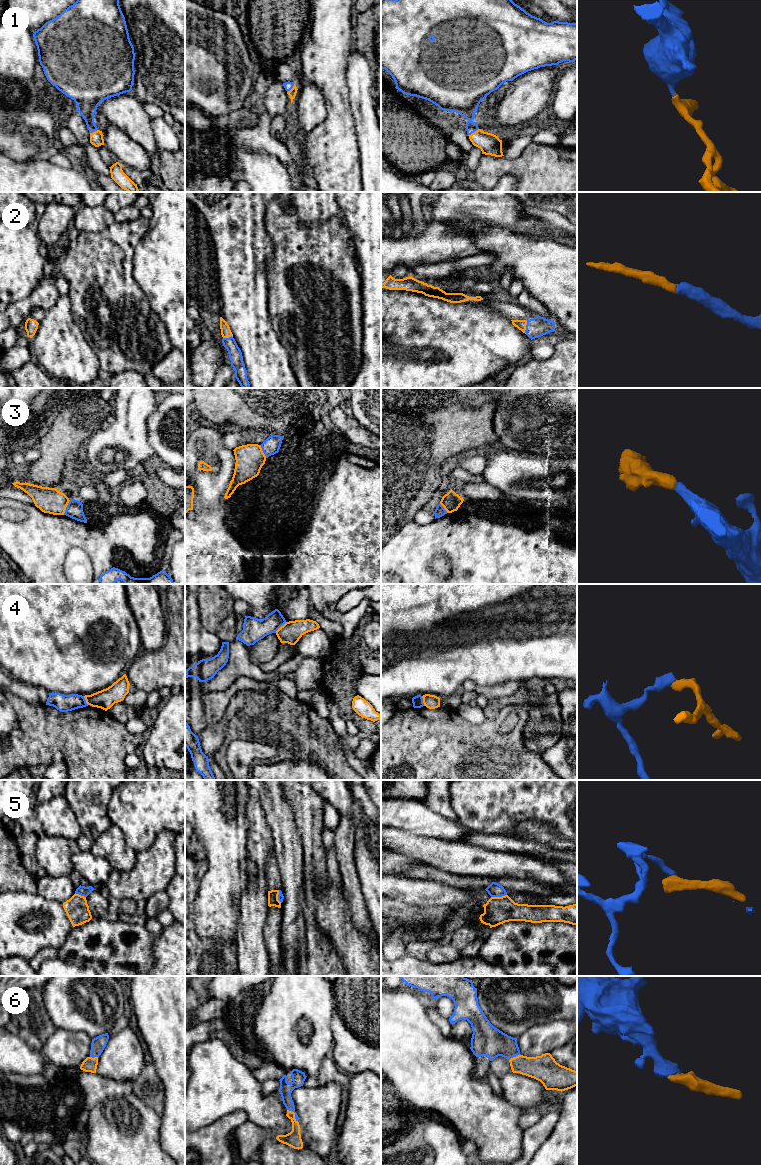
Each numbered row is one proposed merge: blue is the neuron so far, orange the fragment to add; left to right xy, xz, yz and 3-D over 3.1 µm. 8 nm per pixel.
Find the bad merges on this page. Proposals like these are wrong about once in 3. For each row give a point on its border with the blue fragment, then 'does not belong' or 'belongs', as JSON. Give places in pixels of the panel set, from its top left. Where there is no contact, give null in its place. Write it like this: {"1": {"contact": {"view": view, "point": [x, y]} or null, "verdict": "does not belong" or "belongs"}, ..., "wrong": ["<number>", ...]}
{"1": {"contact": {"view": "yz", "point": [473, 132]}, "verdict": "belongs"}, "2": {"contact": {"view": "yz", "point": [526, 327]}, "verdict": "belongs"}, "3": {"contact": {"view": "xy", "point": [66, 507]}, "verdict": "does not belong"}, "4": {"contact": {"view": "xz", "point": [280, 626]}, "verdict": "does not belong"}, "5": {"contact": {"view": "yz", "point": [498, 896]}, "verdict": "does not belong"}, "6": {"contact": {"view": "xz", "point": [295, 1114]}, "verdict": "belongs"}, "wrong": ["3", "4", "5"]}

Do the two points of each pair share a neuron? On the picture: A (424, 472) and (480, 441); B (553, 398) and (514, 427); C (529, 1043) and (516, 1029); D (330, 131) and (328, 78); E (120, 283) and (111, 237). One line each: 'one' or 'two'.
A: one
B: one
C: two
D: one
E: one

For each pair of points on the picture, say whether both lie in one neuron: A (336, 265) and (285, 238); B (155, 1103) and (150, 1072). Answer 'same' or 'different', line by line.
A: same
B: same

